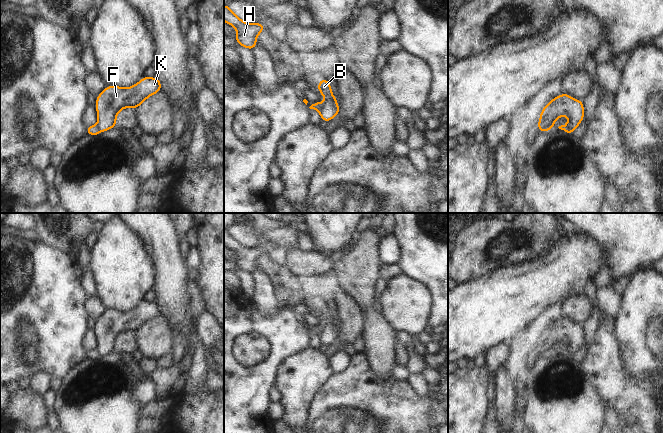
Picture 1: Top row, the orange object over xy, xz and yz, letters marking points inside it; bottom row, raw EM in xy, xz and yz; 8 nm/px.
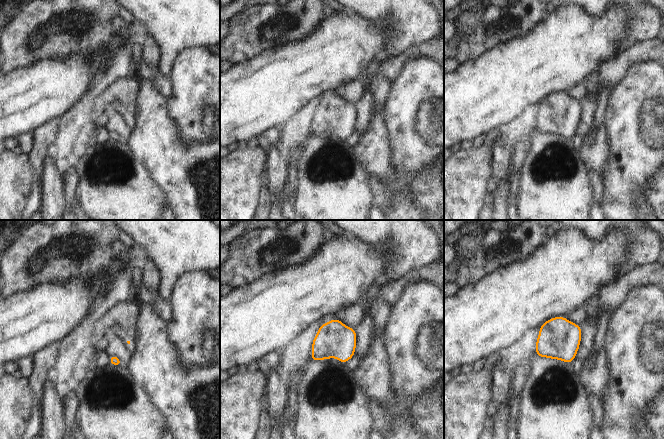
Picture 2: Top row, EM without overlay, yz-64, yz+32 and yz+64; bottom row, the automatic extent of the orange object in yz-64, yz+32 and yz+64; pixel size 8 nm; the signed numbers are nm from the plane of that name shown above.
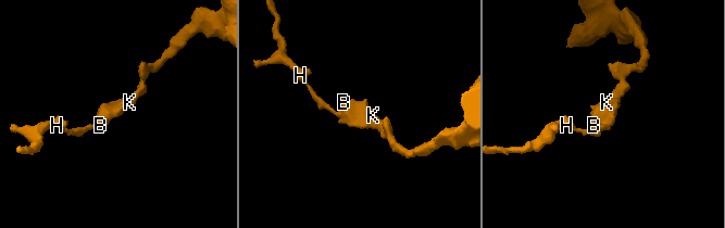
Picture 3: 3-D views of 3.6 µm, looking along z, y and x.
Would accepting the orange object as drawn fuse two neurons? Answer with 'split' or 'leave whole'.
split

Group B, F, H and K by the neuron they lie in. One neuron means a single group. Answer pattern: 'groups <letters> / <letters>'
groups B F K / H

